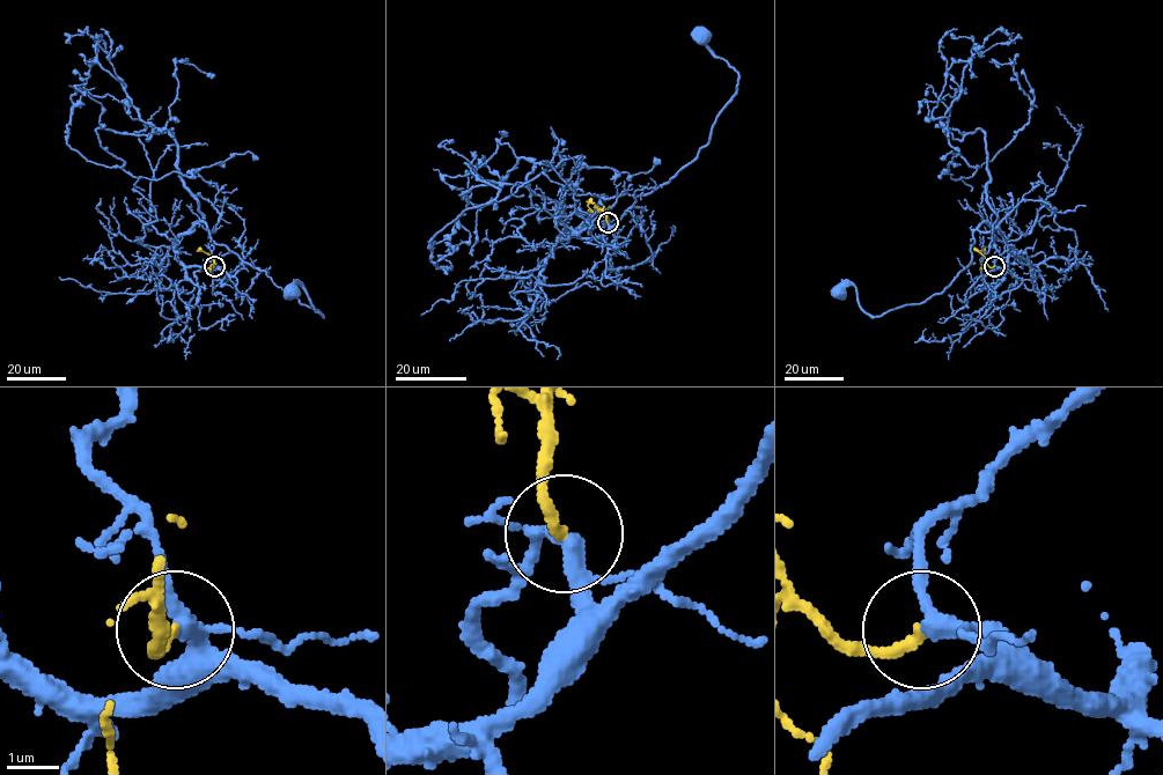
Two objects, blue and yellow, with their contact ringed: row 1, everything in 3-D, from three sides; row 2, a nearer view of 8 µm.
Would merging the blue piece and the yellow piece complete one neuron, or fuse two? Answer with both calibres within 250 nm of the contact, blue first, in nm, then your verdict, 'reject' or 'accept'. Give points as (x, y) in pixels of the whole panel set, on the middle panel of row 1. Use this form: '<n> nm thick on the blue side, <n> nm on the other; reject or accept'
240 nm thick on the blue side, 220 nm on the other; accept

